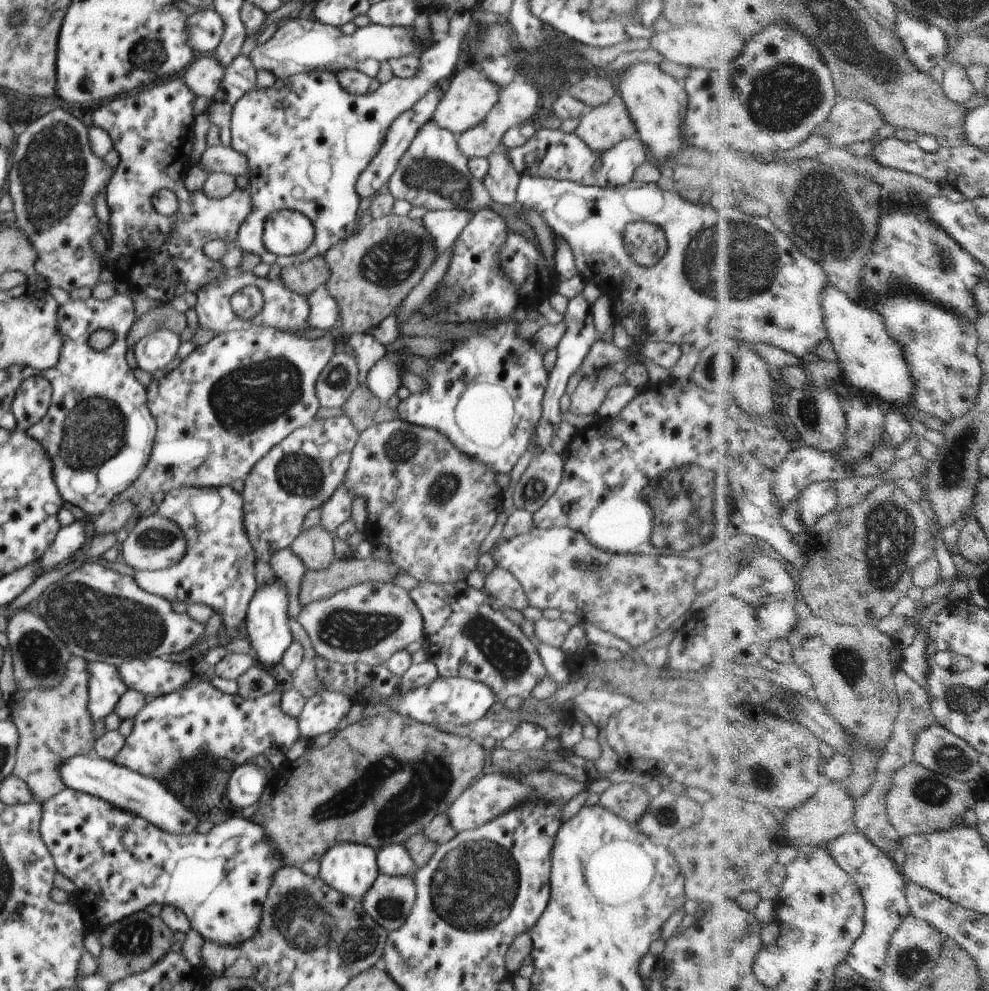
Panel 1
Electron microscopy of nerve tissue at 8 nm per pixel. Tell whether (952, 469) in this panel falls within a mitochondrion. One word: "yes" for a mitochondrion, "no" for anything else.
yes

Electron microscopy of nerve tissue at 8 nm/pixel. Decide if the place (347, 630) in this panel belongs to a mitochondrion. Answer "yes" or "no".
yes

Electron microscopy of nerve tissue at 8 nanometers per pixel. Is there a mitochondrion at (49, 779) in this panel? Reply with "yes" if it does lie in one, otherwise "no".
no

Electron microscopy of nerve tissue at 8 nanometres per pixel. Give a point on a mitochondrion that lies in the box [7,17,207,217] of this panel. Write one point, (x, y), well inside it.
(148, 54)

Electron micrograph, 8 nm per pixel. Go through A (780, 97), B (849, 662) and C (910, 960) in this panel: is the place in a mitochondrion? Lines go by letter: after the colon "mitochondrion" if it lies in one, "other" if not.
A: mitochondrion
B: mitochondrion
C: mitochondrion

